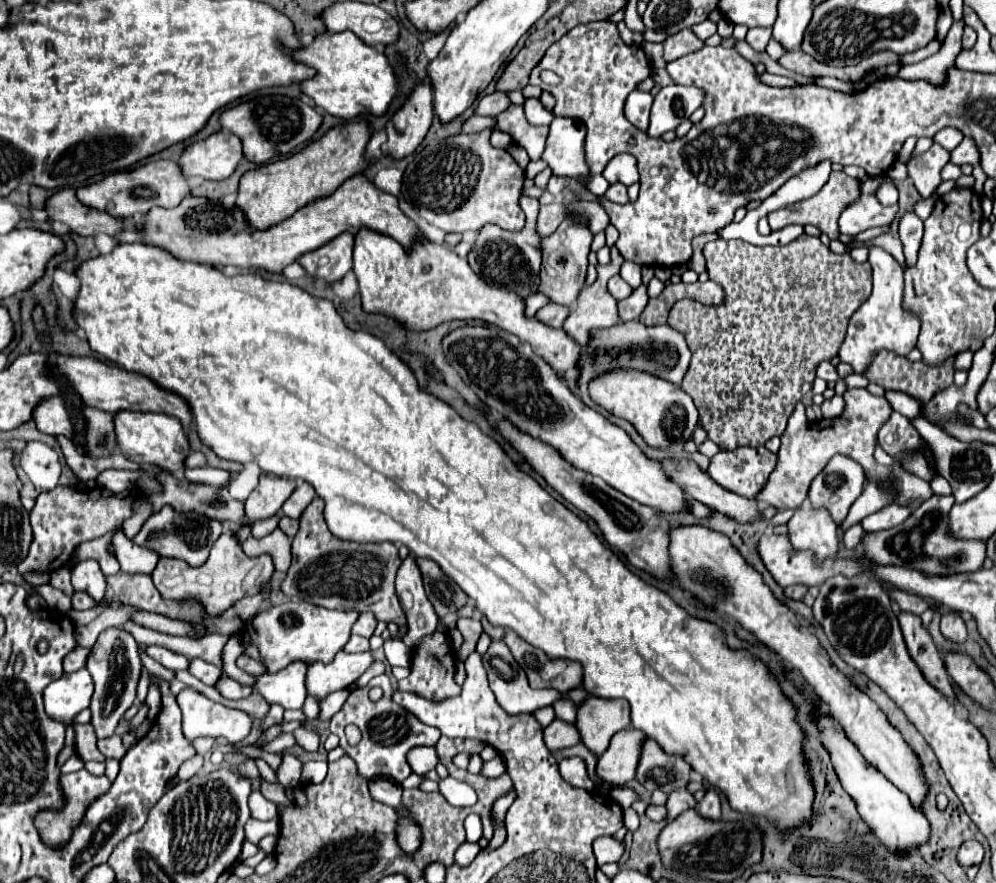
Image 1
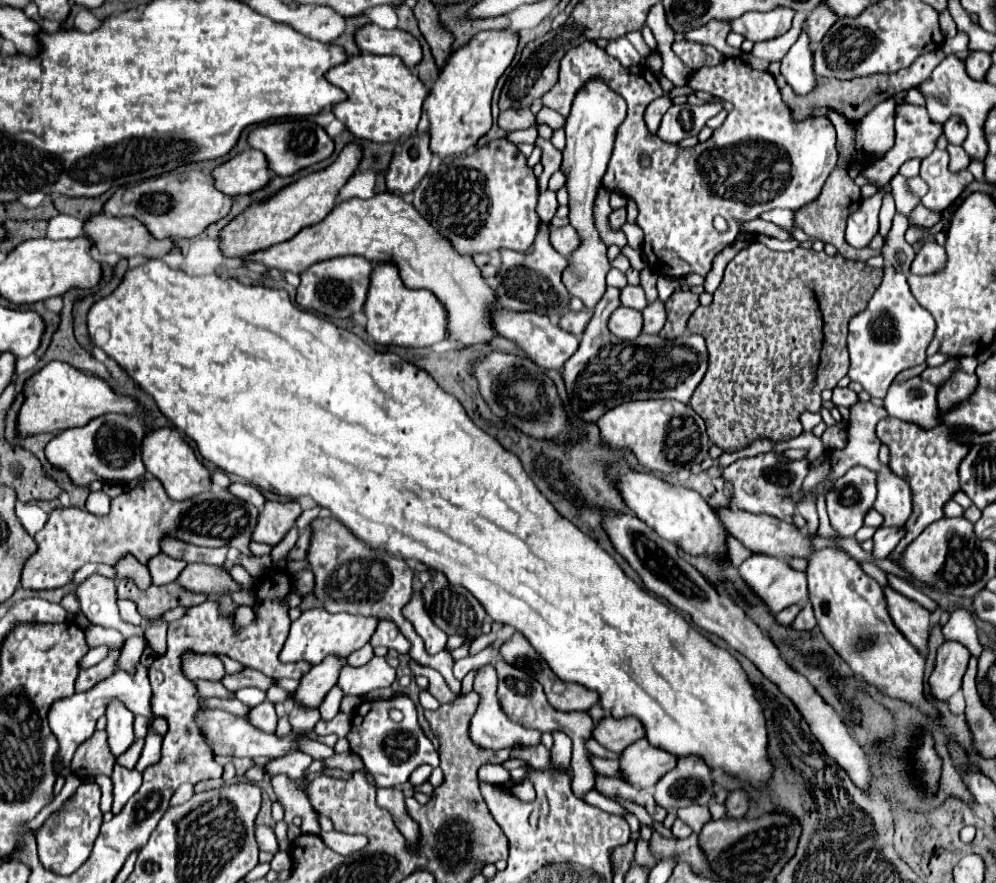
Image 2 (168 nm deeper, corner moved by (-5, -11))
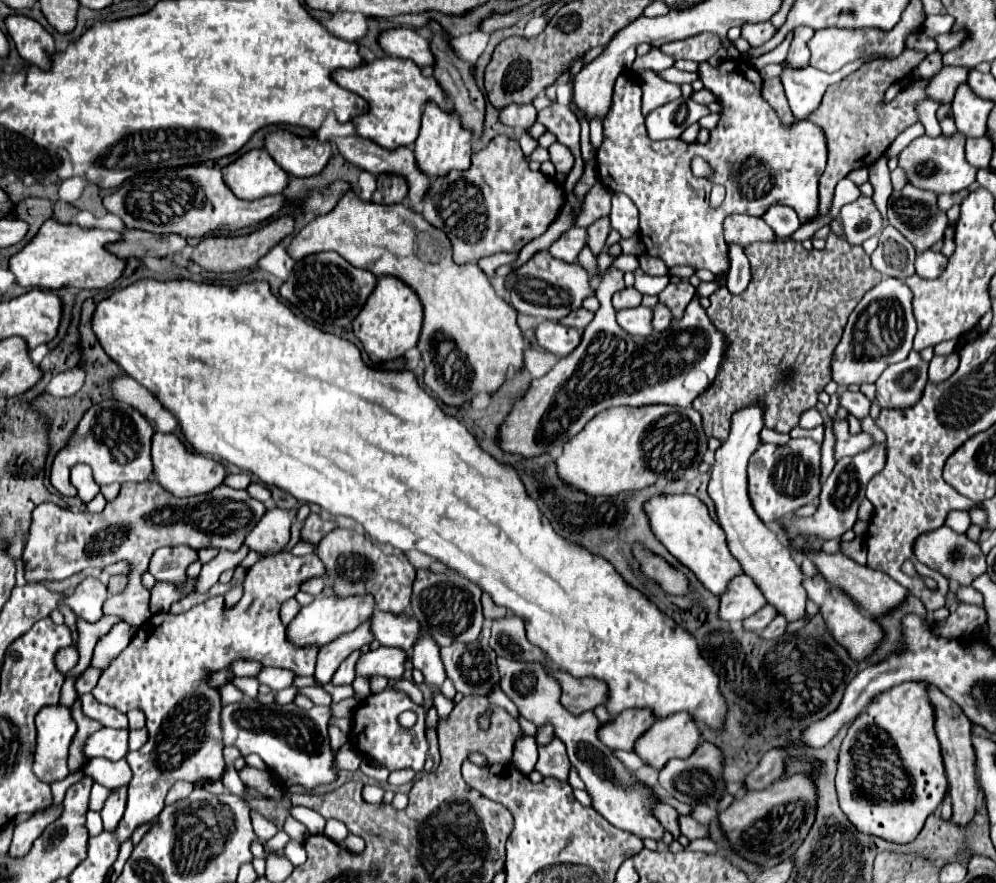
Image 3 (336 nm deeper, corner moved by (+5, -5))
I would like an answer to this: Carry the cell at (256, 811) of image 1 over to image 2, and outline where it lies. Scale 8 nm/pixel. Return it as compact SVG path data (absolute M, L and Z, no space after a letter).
M258 826L256 828L256 840L258 840L258 846L262 852L270 852L270 854L278 854L280 848L278 848L278 840L276 840L276 832L272 826Z

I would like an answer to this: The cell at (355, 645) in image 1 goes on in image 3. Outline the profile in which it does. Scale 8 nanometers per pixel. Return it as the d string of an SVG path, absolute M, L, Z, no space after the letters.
M356 650L340 664L340 668L336 670L336 674L332 678L334 686L342 686L342 684L352 684L354 682L354 678L356 678L356 662L358 662L360 655L361 651Z

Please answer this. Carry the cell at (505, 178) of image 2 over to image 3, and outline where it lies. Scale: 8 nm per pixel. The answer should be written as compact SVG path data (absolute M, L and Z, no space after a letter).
M496 136L484 150L472 156L472 166L466 172L450 172L444 178L434 178L432 188L422 202L422 216L436 228L440 228L454 248L454 262L468 264L478 262L484 256L498 252L520 252L530 240L544 234L560 214L566 202L564 188L542 172L532 172L528 160L520 150L520 144L508 136Z

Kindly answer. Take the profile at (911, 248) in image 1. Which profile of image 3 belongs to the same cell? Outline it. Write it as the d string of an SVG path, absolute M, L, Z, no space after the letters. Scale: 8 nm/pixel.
M926 250L916 258L916 274L922 278L938 278L946 268L948 258L942 252Z

